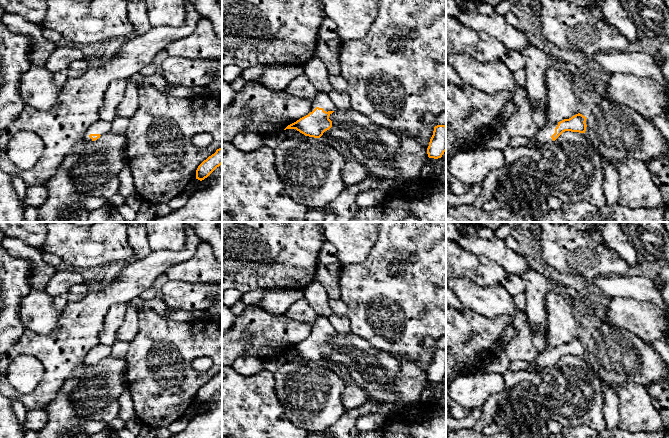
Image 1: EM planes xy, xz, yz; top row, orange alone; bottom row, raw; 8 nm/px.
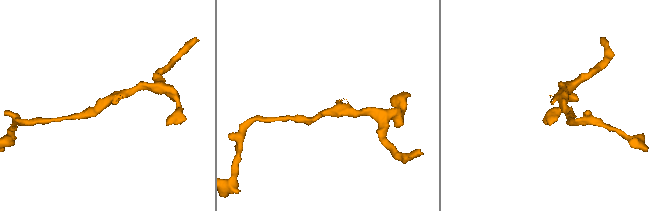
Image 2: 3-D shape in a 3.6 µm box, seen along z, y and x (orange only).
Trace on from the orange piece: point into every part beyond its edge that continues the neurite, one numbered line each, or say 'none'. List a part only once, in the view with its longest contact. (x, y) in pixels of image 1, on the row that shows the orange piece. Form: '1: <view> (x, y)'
1: xz (322, 100)

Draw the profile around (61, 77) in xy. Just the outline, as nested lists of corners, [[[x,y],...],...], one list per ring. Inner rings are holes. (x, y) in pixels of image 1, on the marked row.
[[[62,70],[53,74],[53,79],[56,85],[62,87],[65,82],[69,79],[67,75],[67,70]]]

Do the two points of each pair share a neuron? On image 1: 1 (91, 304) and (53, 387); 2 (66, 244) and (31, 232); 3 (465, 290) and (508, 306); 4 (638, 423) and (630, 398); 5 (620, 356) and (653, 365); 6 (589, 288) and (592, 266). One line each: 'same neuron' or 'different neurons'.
1: same neuron
2: different neurons
3: same neuron
4: same neuron
5: same neuron
6: different neurons

